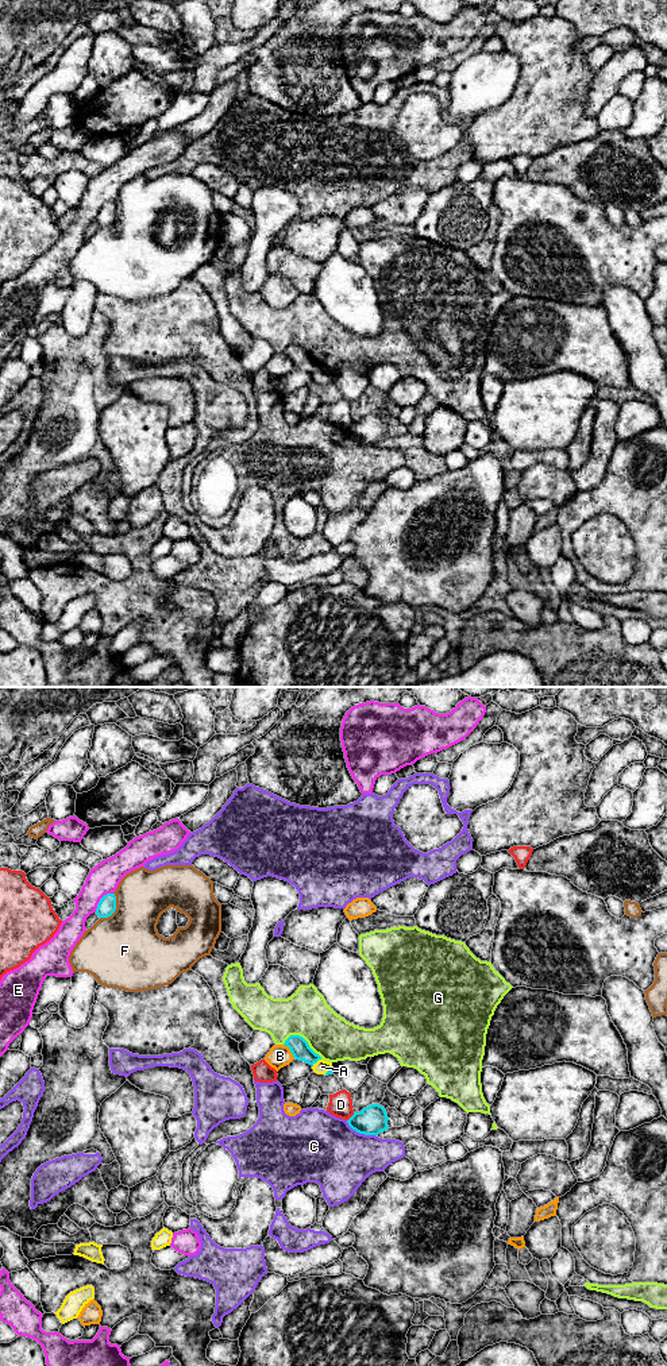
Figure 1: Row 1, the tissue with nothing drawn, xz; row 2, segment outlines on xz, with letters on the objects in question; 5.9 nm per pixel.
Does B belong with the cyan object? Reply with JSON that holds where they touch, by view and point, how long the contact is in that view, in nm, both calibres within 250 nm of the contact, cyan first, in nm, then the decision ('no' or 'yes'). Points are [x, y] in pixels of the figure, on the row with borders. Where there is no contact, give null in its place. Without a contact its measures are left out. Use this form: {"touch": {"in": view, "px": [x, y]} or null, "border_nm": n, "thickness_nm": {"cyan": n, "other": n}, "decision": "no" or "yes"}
{"touch": {"in": "xz", "px": [290, 1050]}, "border_nm": 110, "thickness_nm": {"cyan": 120, "other": 140}, "decision": "no"}

